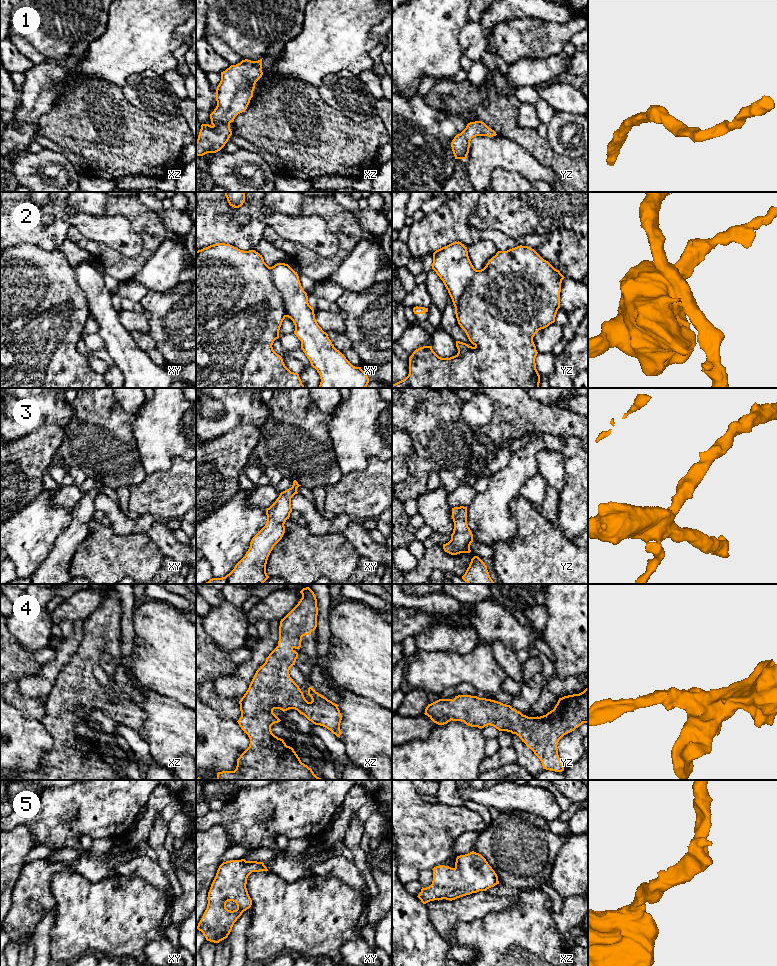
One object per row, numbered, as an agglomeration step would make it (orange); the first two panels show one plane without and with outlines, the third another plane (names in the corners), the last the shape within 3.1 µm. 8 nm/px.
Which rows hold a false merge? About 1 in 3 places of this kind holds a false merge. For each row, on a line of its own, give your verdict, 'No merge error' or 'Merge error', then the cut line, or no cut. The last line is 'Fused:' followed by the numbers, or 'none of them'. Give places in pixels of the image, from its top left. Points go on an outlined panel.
1: No merge error. No split
2: Merge error. Split along xy (269, 267), (274, 285), (283, 300), (286, 316)
3: No merge error. No split
4: No merge error. No split
5: No merge error. No split
Fused: 2

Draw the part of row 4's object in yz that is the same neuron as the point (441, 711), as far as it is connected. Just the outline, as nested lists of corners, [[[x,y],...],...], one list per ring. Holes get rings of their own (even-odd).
[[[588,688],[579,694],[559,698],[554,709],[540,717],[528,717],[510,705],[471,695],[458,695],[453,700],[439,699],[428,704],[424,714],[438,725],[447,724],[451,720],[461,721],[471,727],[482,729],[490,725],[499,731],[516,734],[540,759],[543,769],[562,772],[564,767],[558,755],[557,745],[564,735],[574,731],[583,723],[588,723]]]

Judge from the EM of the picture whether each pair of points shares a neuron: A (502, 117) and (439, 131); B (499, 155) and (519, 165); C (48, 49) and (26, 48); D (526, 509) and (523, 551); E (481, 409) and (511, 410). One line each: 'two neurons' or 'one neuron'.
A: two neurons
B: one neuron
C: two neurons
D: one neuron
E: two neurons

